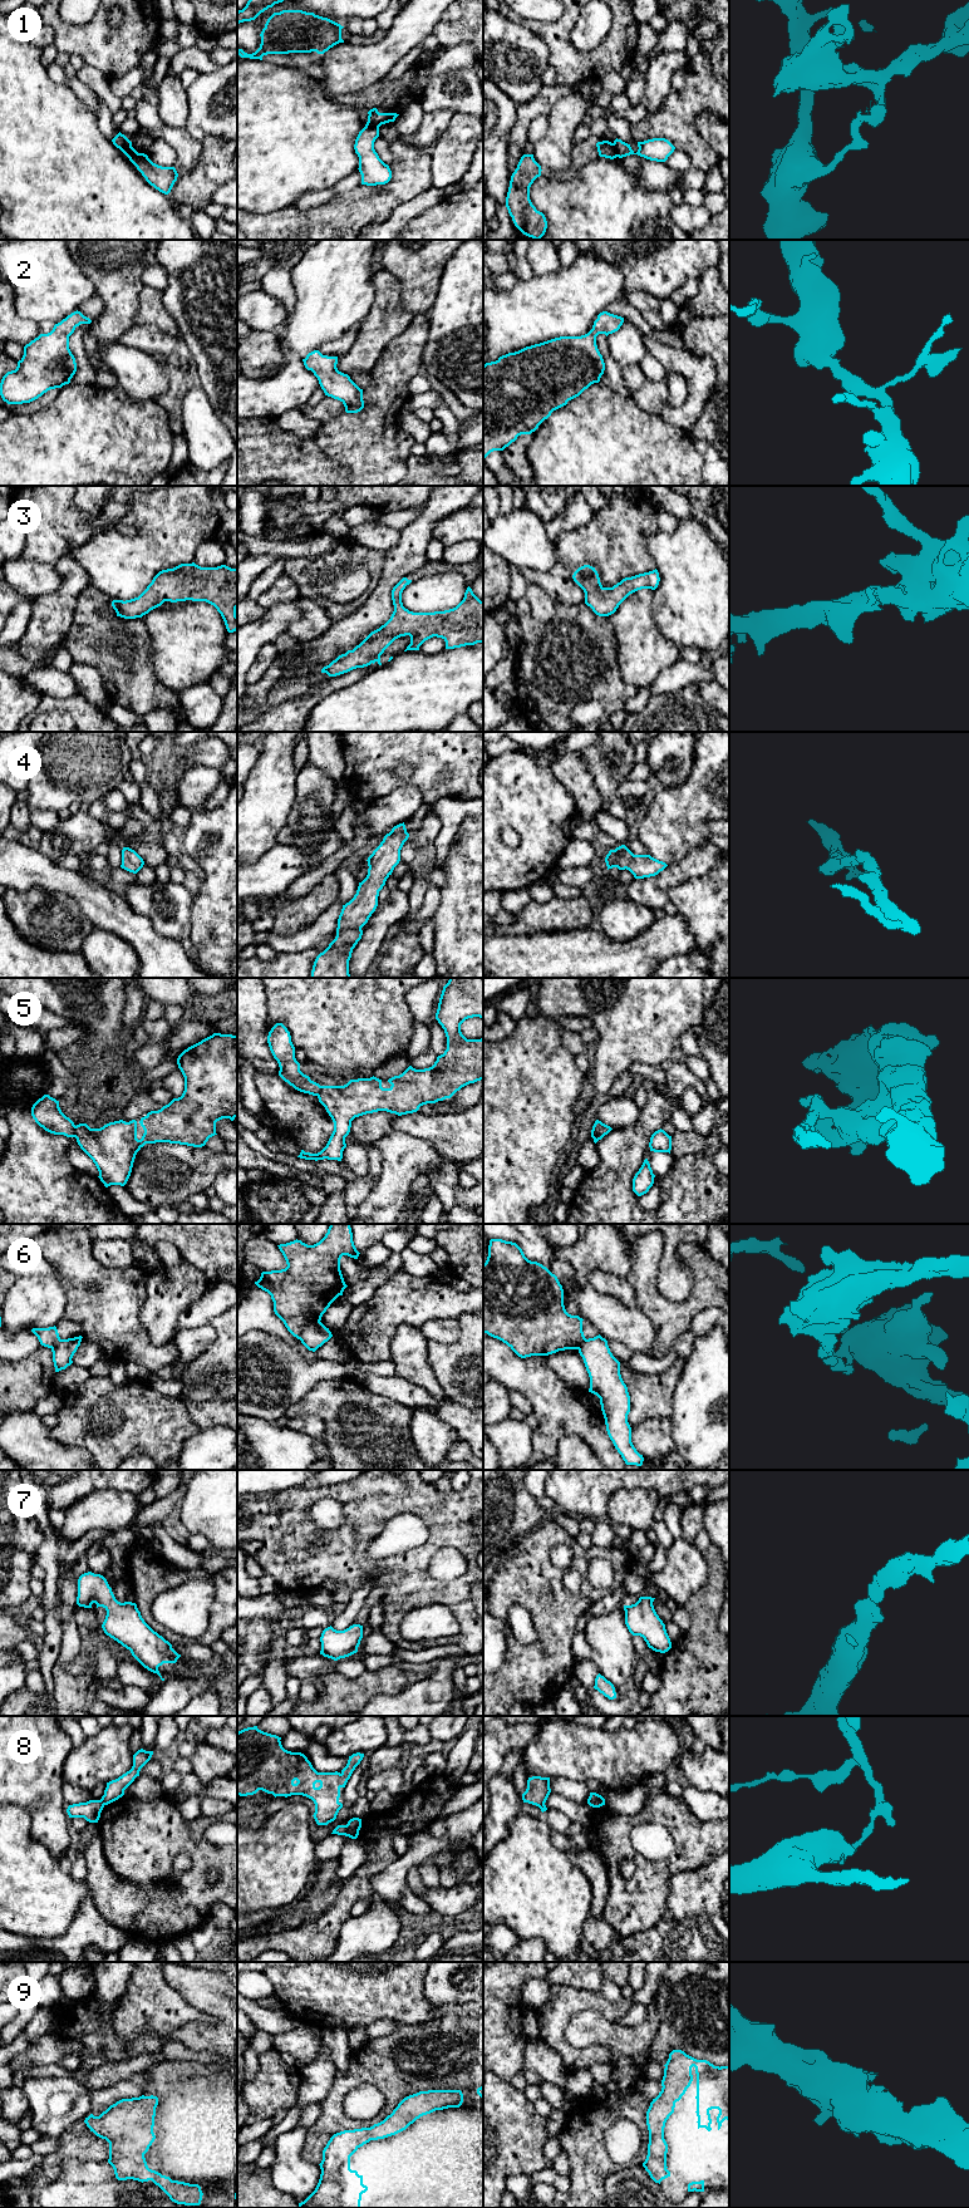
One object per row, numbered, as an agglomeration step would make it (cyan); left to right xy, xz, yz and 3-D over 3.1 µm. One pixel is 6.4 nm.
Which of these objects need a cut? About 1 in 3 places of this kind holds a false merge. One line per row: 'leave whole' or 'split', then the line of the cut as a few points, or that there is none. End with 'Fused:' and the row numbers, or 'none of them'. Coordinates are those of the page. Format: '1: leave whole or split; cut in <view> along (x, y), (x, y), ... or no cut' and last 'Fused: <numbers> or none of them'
1: split; cut in yz along (613, 143), (618, 156)
2: leave whole; no cut
3: leave whole; no cut
4: leave whole; no cut
5: split; cut in xy along (75, 1126), (73, 1136)
6: split; cut in xz along (319, 1321), (308, 1323), (298, 1338)
7: leave whole; no cut
8: split; cut in xz along (345, 1825), (348, 1835)
9: leave whole; no cut
Fused: 1, 5, 6, 8

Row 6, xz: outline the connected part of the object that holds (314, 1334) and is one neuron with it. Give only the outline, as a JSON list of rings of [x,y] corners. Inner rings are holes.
[[[310,1322],[304,1327],[299,1339],[309,1351],[315,1352],[331,1337],[331,1332],[321,1322]]]

